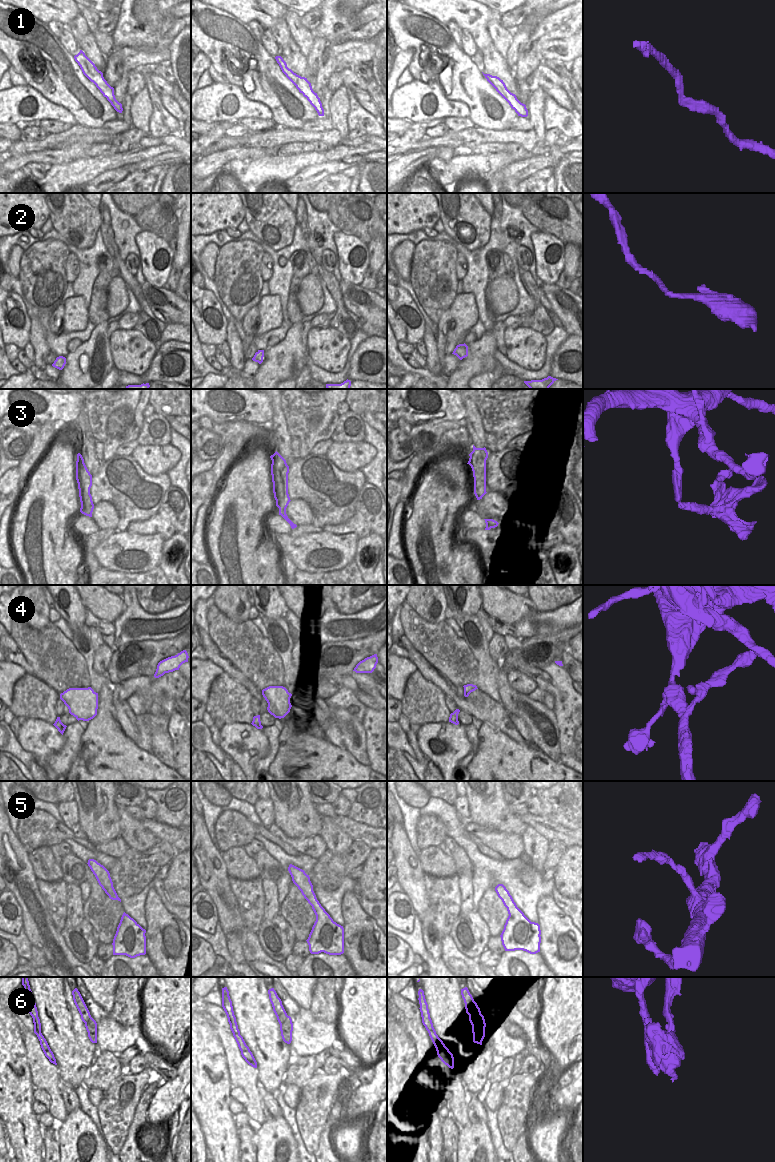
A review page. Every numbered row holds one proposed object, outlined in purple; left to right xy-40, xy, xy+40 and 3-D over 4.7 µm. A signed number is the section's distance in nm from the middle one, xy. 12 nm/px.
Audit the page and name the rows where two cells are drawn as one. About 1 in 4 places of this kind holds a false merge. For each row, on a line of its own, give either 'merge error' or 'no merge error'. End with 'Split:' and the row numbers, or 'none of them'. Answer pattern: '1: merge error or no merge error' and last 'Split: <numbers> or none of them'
1: no merge error
2: no merge error
3: merge error
4: merge error
5: merge error
6: no merge error
Split: 3, 4, 5

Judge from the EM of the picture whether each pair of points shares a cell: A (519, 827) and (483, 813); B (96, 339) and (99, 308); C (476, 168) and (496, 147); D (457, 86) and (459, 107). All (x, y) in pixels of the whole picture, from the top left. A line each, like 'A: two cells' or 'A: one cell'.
A: one cell
B: two cells
C: two cells
D: two cells

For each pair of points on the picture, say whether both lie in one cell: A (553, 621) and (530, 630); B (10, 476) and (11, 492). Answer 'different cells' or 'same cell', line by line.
A: same cell
B: same cell

